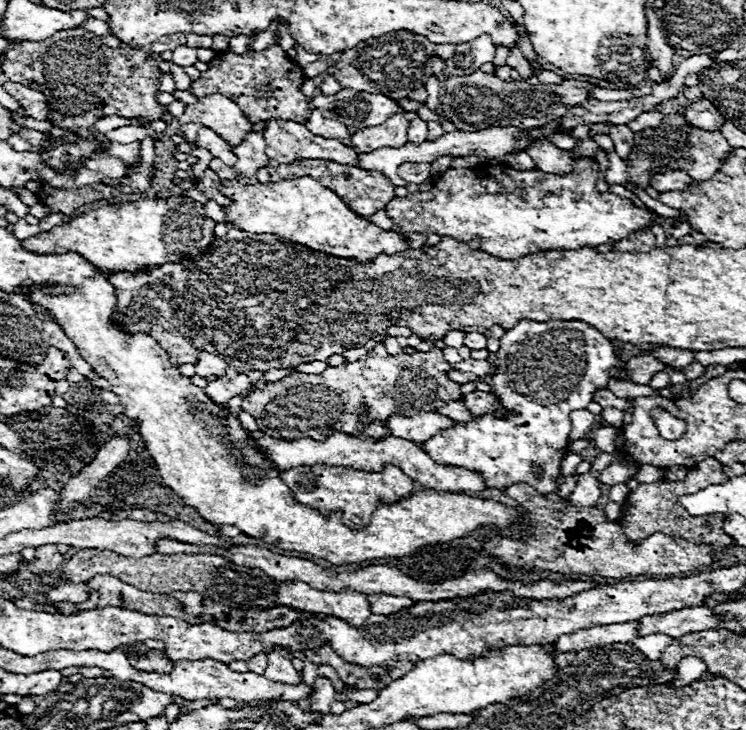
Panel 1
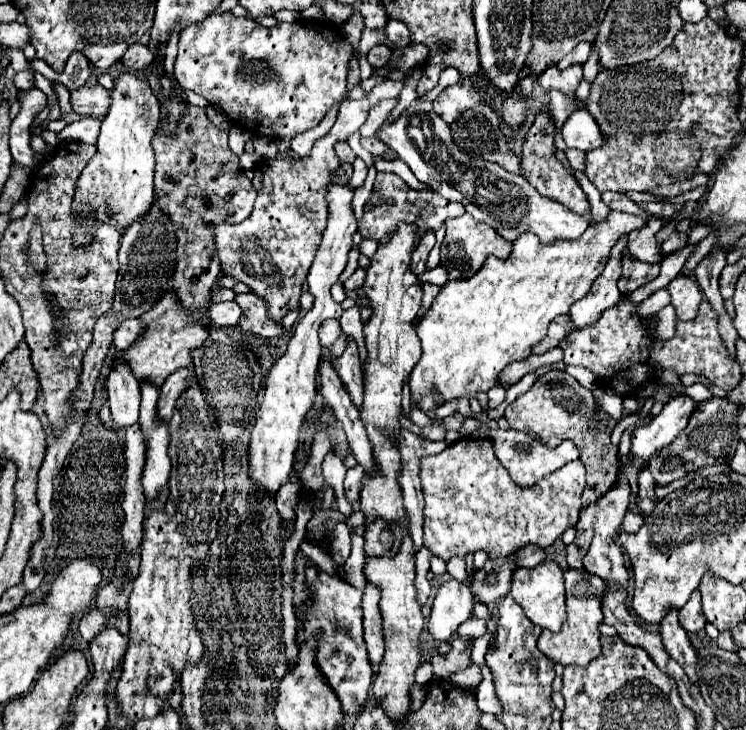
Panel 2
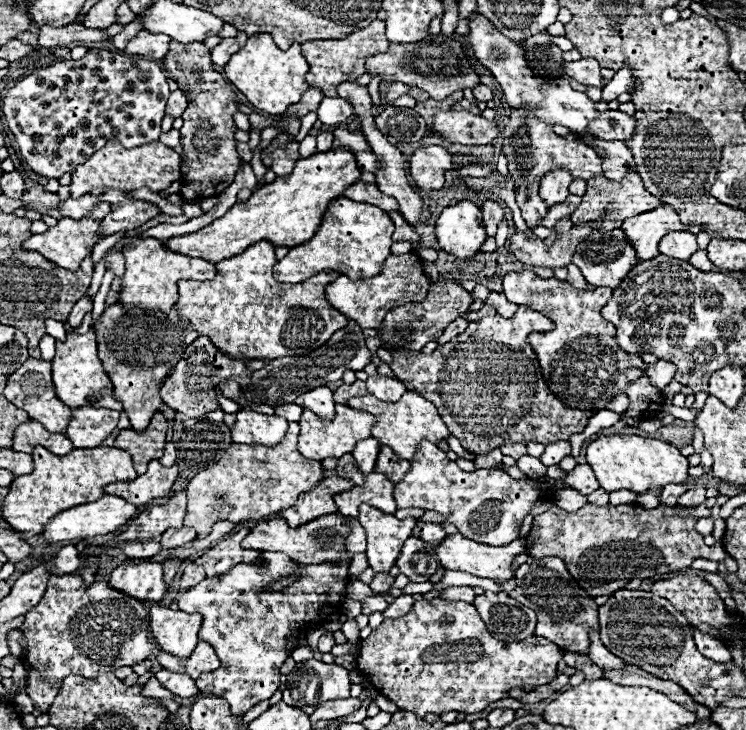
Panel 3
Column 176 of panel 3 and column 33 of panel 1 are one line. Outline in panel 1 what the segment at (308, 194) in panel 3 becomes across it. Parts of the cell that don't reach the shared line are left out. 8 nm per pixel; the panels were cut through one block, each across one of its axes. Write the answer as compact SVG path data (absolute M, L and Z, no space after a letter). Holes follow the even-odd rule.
M172 196L166 200L136 200L120 202L112 206L100 206L72 218L62 226L54 226L48 232L40 232L34 238L22 240L22 246L30 252L78 252L86 256L90 264L108 272L134 272L140 266L162 266L166 262L182 262L202 254L214 238L216 222L206 216L204 204L186 198Z

